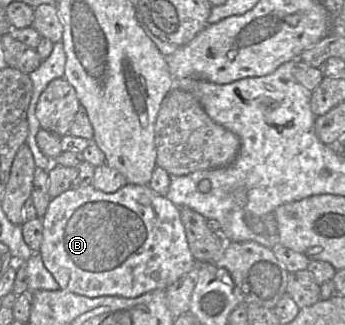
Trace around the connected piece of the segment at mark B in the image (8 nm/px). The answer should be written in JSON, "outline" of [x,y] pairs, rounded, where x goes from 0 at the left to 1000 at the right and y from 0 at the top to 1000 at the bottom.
{"outline":[[[368,566],[328,594],[252,569],[194,585],[148,612],[119,671],[125,735],[113,766],[133,825],[177,892],[278,917],[383,917],[452,889],[481,889],[539,843],[562,843],[571,803],[545,754],[522,640],[432,569]]]}

